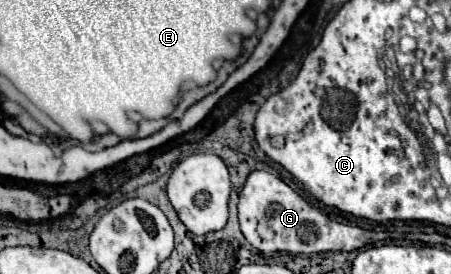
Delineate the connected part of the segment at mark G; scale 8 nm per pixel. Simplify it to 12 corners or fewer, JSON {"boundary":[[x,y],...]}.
{"boundary":[[264,170],[238,200],[266,258],[352,251],[380,233],[330,219]]}

